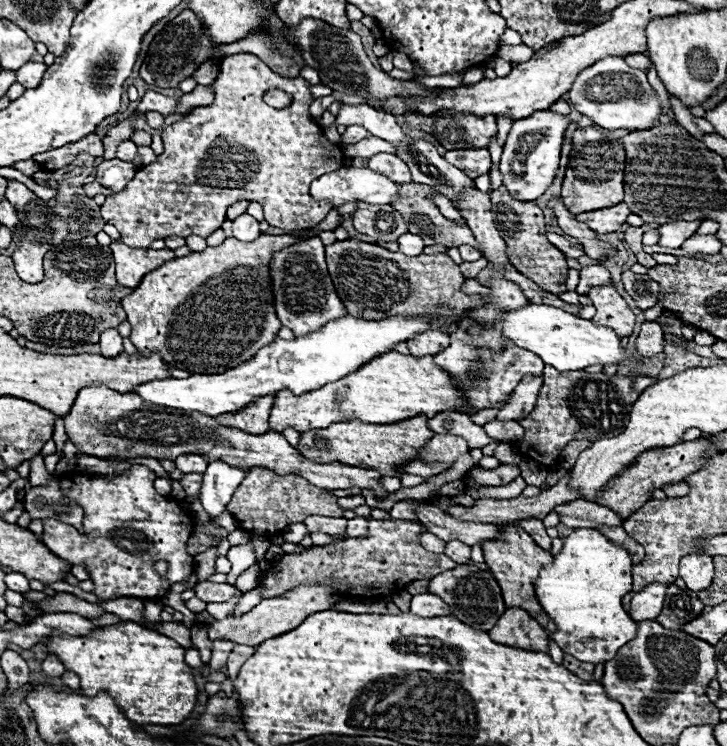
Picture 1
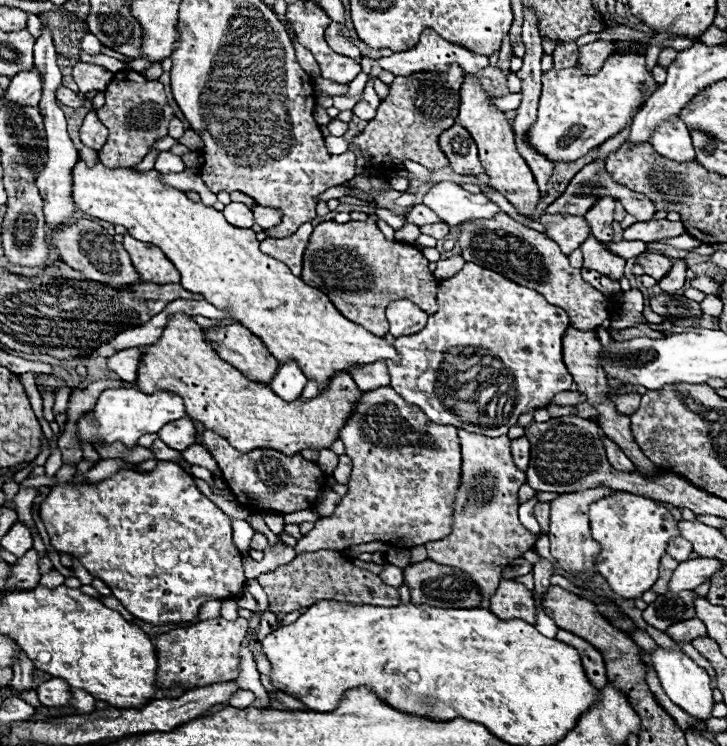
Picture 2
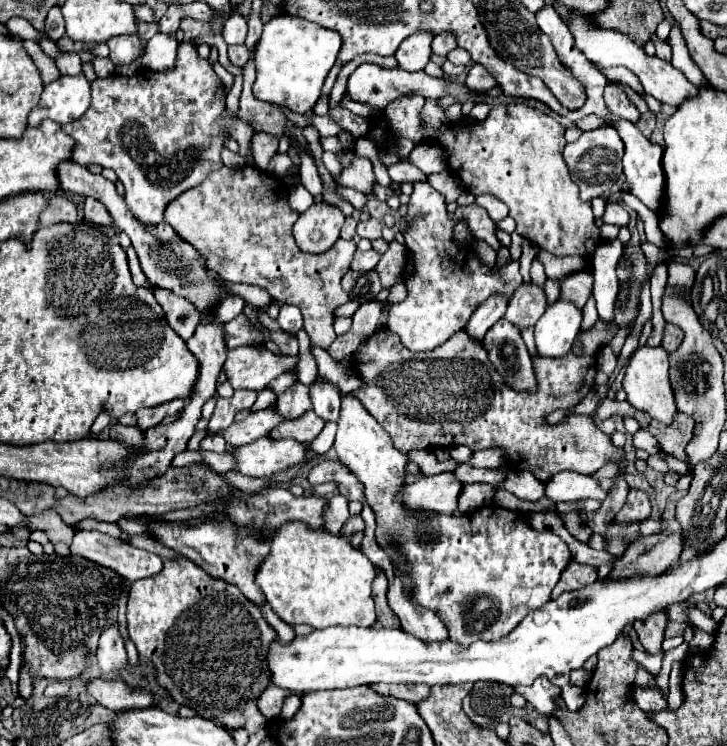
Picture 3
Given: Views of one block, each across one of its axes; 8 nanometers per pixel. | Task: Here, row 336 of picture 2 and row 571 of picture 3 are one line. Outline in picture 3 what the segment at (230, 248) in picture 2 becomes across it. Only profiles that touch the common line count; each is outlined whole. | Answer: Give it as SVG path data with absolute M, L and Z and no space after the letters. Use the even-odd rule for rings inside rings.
M286 522L278 528L278 538L274 538L272 552L262 562L256 582L264 590L270 608L290 626L374 626L372 582L376 574L378 568L346 538L334 536L328 530L310 532L302 522Z

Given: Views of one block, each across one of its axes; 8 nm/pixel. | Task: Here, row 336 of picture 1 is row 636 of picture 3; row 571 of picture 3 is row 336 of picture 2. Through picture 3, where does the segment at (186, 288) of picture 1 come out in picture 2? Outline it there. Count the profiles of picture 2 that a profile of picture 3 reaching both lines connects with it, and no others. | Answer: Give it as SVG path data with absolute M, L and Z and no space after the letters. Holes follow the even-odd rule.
M184 314L172 316L162 338L156 344L142 346L142 352L144 356L136 378L140 390L146 394L166 390L180 396L188 416L200 420L240 452L276 448L292 456L304 448L330 448L338 438L338 430L350 416L354 400L362 394L350 374L336 372L316 398L286 402L266 384L246 378L232 364L224 362L210 342L206 342L204 330Z

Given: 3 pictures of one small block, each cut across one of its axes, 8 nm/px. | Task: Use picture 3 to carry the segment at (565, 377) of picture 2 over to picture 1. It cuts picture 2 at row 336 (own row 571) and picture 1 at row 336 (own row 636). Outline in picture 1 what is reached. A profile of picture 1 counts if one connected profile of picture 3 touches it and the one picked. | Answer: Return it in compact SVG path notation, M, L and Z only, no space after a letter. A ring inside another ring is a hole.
M464 318L460 322L460 328L450 334L450 346L444 348L440 354L436 354L434 362L438 366L442 366L446 372L450 372L450 376L456 382L460 382L458 388L464 392L464 396L466 396L466 400L470 404L470 412L466 412L466 414L474 414L474 412L478 412L482 408L494 408L504 396L508 396L518 386L518 382L526 374L542 374L542 370L544 370L544 362L538 356L534 356L532 352L524 348L518 348L516 344L512 344L508 340L502 340L500 330L498 332L496 330L484 330L474 320L468 320L468 318Z

